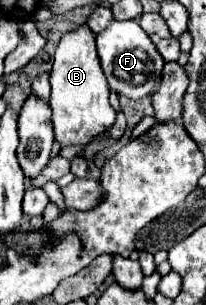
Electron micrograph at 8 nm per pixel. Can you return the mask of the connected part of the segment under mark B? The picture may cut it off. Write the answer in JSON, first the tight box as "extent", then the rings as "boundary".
{"extent":[51,24,115,146],"boundary":[[[87,24],[63,34],[51,70],[51,100],[53,130],[57,142],[63,146],[85,146],[93,136],[105,132],[115,122],[115,110],[109,104],[109,86],[99,62],[95,34]]]}

